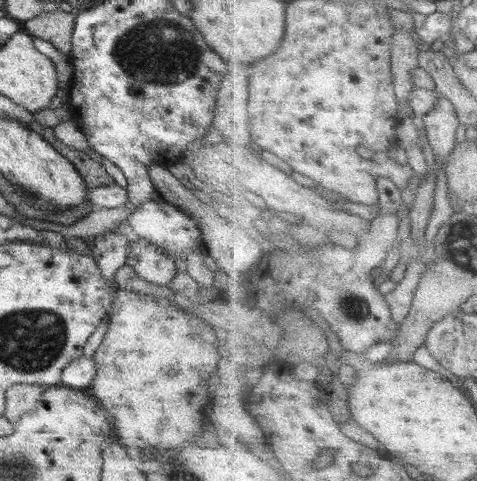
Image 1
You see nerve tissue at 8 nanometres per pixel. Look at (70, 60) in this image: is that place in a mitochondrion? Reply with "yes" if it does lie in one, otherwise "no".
no

